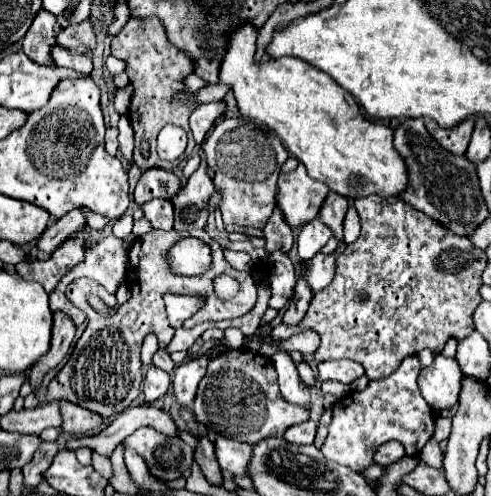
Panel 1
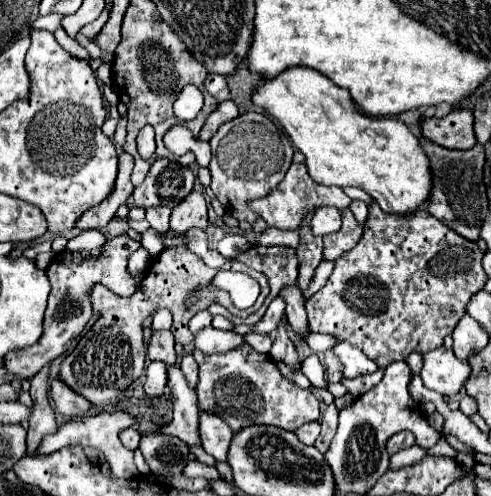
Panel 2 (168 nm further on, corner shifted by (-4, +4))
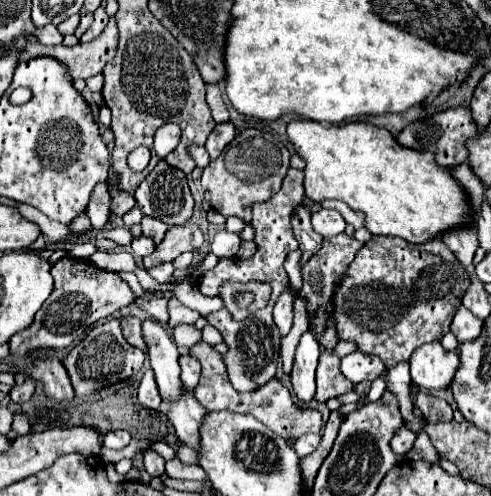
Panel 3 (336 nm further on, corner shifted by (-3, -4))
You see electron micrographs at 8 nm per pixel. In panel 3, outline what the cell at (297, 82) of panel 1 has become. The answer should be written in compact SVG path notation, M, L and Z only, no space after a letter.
M292 120L288 138L296 154L306 162L304 188L314 202L336 198L366 214L366 228L372 234L400 236L422 244L444 230L464 226L472 210L468 198L430 152L400 146L386 130L366 122L322 124L314 120Z

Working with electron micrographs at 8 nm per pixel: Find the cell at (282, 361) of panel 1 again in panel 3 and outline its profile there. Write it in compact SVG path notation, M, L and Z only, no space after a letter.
M290 288L290 290L286 290L280 298L278 298L278 302L276 302L276 306L274 306L274 322L276 322L276 326L278 326L278 332L280 332L280 338L284 338L288 332L290 332L290 328L292 328L292 300L294 300L296 296L294 296L294 290Z

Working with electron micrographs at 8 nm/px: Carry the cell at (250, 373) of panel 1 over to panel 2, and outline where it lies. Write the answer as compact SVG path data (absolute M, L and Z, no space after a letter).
M249 344L215 354L205 354L195 348L193 356L199 364L199 384L195 388L199 408L221 416L233 432L251 424L271 424L293 432L307 422L319 420L321 416L319 400L311 394L311 390L303 390L285 380L271 356L259 354Z

